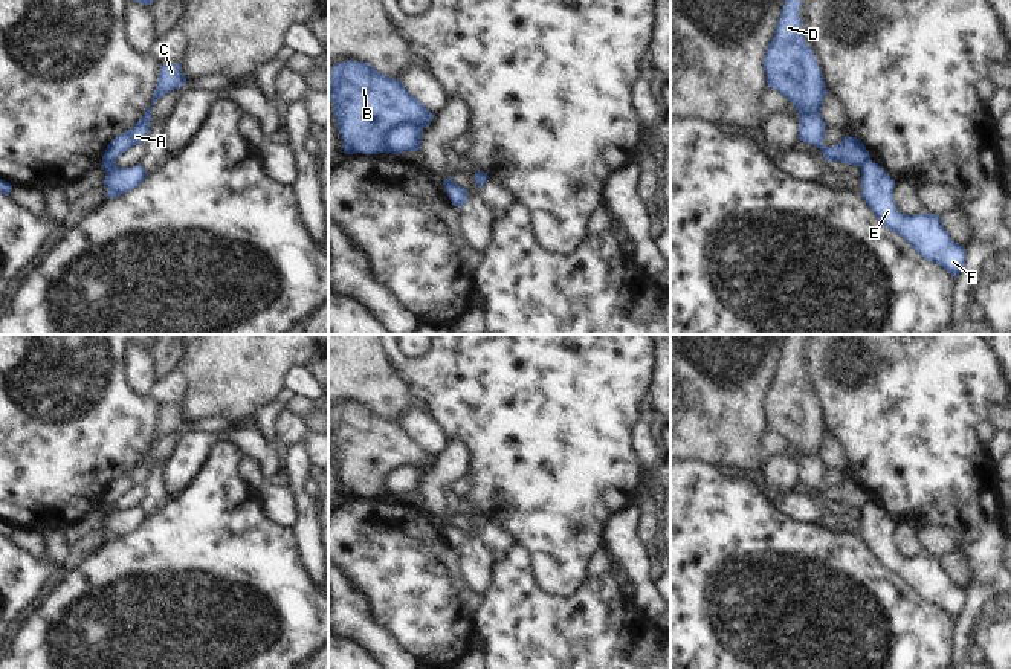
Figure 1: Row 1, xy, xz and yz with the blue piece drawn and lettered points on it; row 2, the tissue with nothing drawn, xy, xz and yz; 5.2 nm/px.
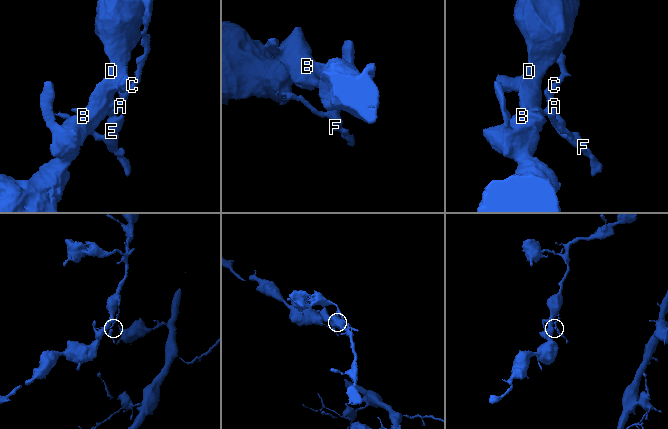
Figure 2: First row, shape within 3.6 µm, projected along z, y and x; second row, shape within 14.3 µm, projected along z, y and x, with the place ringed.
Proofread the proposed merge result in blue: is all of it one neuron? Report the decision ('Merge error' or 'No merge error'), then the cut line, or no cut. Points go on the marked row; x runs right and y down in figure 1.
Merge error. Split along xy (113, 162), (104, 167).

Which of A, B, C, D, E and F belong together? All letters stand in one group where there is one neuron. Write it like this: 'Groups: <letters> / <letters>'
Groups: A B C D / E F.

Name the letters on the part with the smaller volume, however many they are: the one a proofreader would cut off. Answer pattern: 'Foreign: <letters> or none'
Foreign: E, F.

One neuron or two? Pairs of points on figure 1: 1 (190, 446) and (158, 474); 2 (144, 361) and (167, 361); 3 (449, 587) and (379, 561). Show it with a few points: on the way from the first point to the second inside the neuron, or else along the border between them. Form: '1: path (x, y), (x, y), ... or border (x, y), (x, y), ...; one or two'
1: border (167, 460), (165, 480), (170, 494); two
2: border (150, 350), (158, 382); two
3: path (432, 587), (425, 587), (396, 561); one

